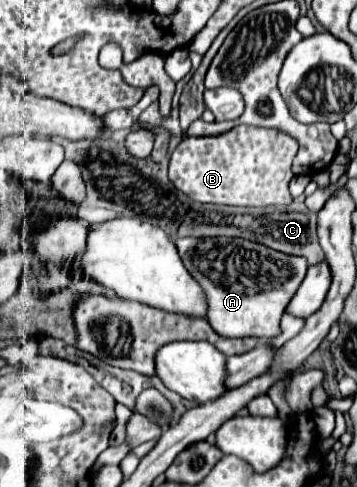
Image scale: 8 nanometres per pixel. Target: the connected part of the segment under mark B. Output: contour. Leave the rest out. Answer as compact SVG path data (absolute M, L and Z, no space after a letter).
M234 126L218 136L186 136L170 158L170 182L188 198L202 204L226 204L226 206L286 206L292 202L288 184L292 180L292 158L298 152L298 142L288 134L268 128Z

